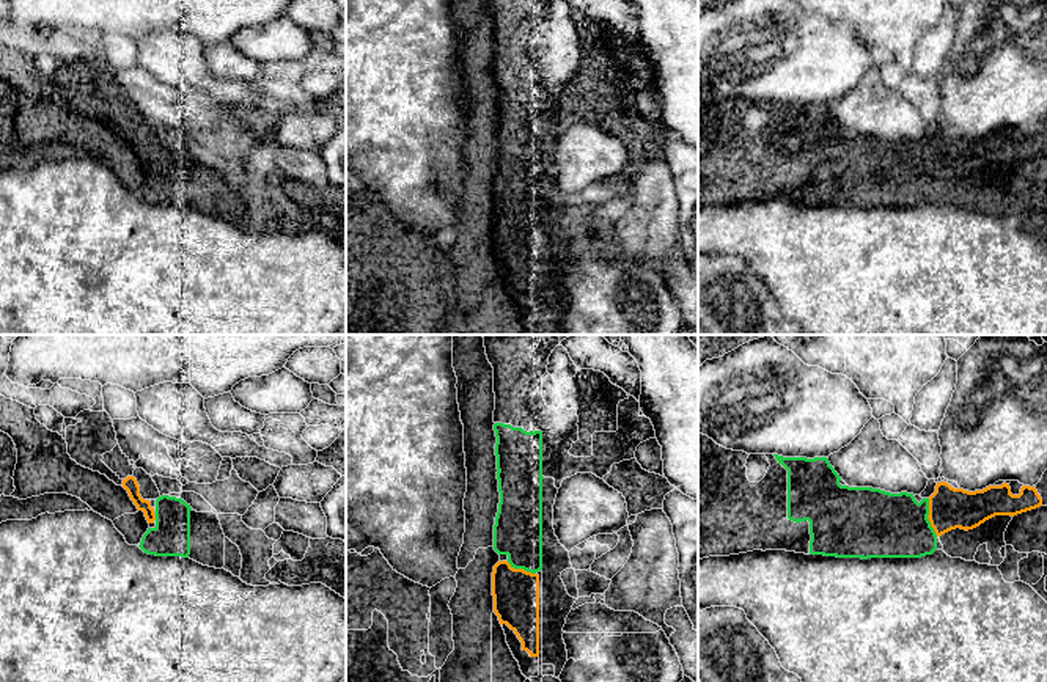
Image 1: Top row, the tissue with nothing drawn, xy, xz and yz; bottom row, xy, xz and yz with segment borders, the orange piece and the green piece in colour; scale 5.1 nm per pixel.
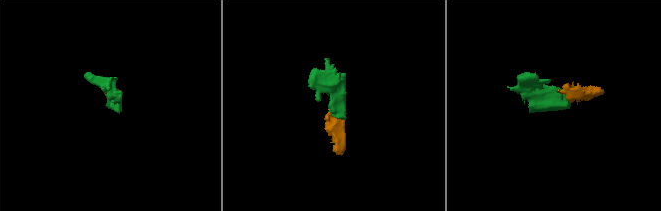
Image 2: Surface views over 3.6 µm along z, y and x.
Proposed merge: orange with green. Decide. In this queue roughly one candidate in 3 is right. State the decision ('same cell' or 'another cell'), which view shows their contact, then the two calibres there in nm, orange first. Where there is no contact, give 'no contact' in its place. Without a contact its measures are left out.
same cell | yz | 220/340 nm

